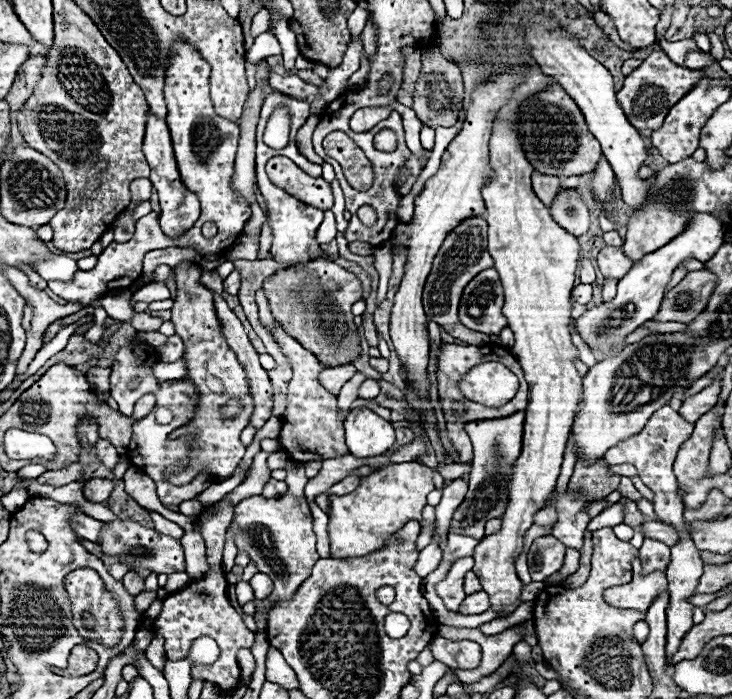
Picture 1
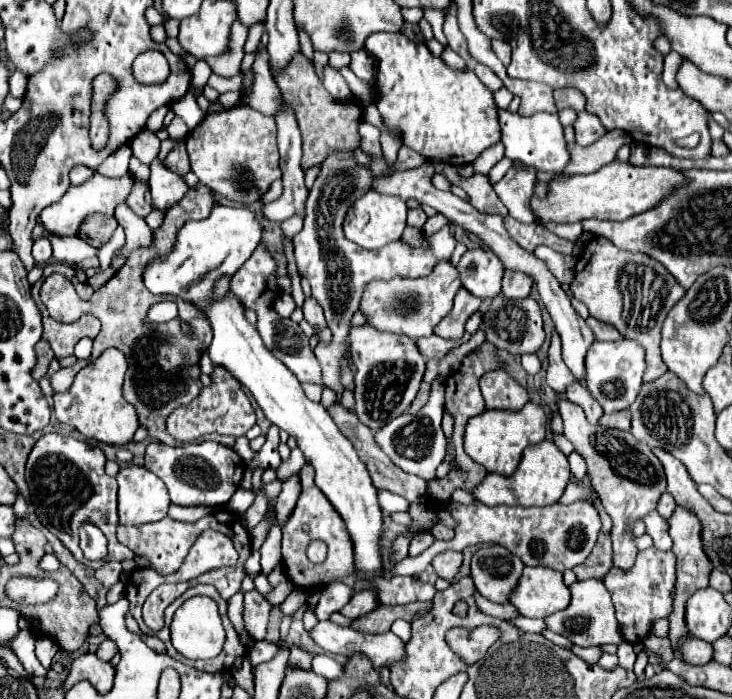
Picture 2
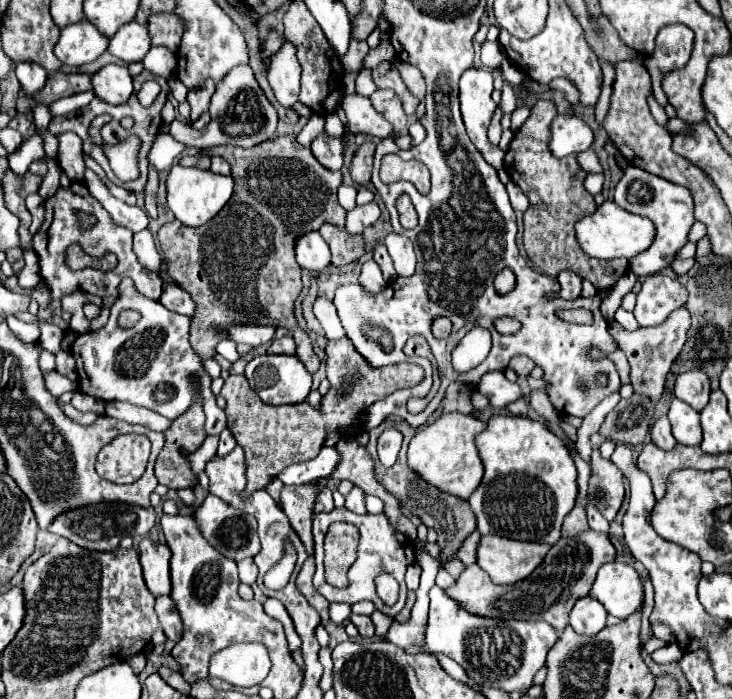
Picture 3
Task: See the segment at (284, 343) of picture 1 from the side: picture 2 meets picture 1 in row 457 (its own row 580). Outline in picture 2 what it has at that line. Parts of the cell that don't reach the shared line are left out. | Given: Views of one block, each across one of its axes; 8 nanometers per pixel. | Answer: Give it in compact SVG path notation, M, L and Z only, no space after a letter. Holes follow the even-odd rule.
M304 464L300 470L300 482L302 482L302 494L296 502L296 508L292 510L290 518L284 522L284 538L282 538L282 562L286 566L286 574L292 580L296 588L322 588L326 584L338 582L342 578L348 578L354 574L354 552L352 542L346 532L346 526L340 518L340 514L334 510L334 506L328 502L328 498L318 490L314 484L314 468L310 464ZM320 540L328 546L328 556L320 564L312 564L306 556L306 548L310 542Z

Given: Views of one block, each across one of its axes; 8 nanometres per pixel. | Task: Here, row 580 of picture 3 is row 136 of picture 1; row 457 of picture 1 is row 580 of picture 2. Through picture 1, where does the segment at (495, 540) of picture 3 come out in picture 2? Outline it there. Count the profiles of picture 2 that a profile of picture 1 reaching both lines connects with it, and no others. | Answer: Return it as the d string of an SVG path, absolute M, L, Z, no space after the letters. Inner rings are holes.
M526 566L518 588L510 596L510 602L522 616L546 618L568 608L570 590L564 584L560 572L552 572L550 568Z

